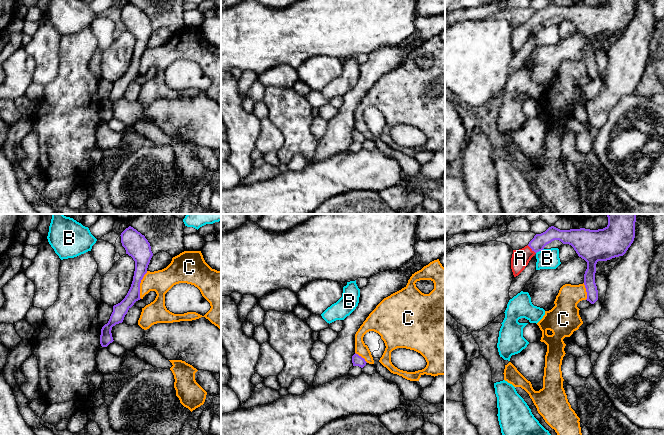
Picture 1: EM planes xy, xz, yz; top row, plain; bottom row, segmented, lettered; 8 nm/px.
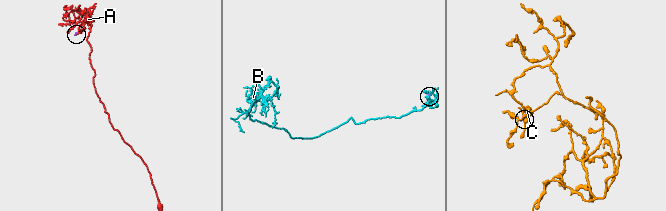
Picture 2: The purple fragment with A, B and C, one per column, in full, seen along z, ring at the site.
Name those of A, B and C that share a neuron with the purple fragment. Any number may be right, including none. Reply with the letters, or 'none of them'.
A

